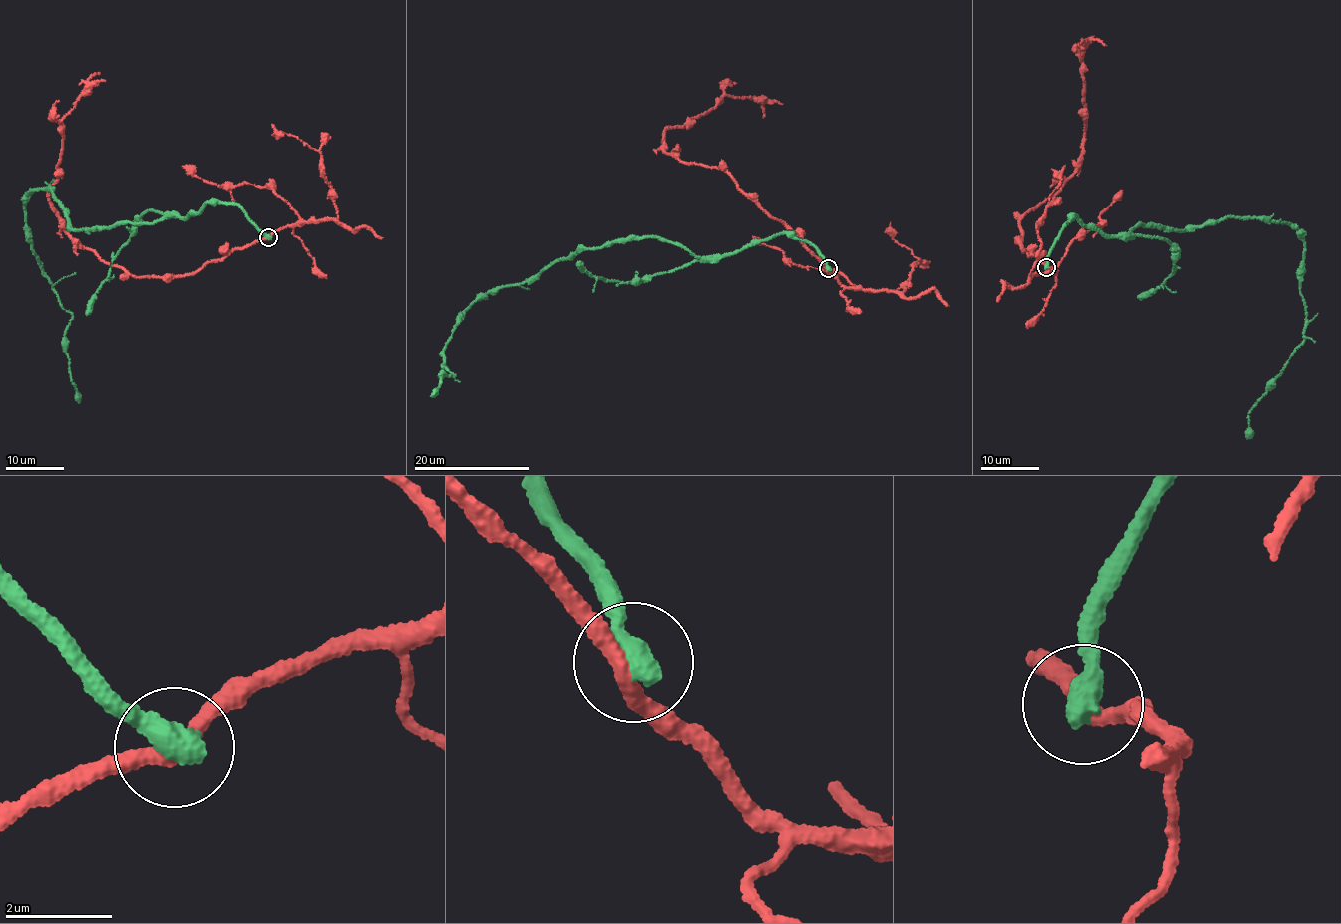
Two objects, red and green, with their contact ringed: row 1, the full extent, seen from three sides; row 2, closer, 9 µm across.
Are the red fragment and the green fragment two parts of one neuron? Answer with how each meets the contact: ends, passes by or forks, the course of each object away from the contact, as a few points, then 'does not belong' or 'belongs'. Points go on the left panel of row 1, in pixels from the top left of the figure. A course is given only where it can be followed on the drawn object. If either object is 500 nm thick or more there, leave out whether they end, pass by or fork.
course red (268, 237), (191, 273), (139, 277), (70, 238), (48, 196), (61, 152), (60, 120), (99, 73); course green (268, 237), (215, 200), (81, 229), (51, 190), (28, 195), (33, 254), (72, 316), (80, 403); does not belong

